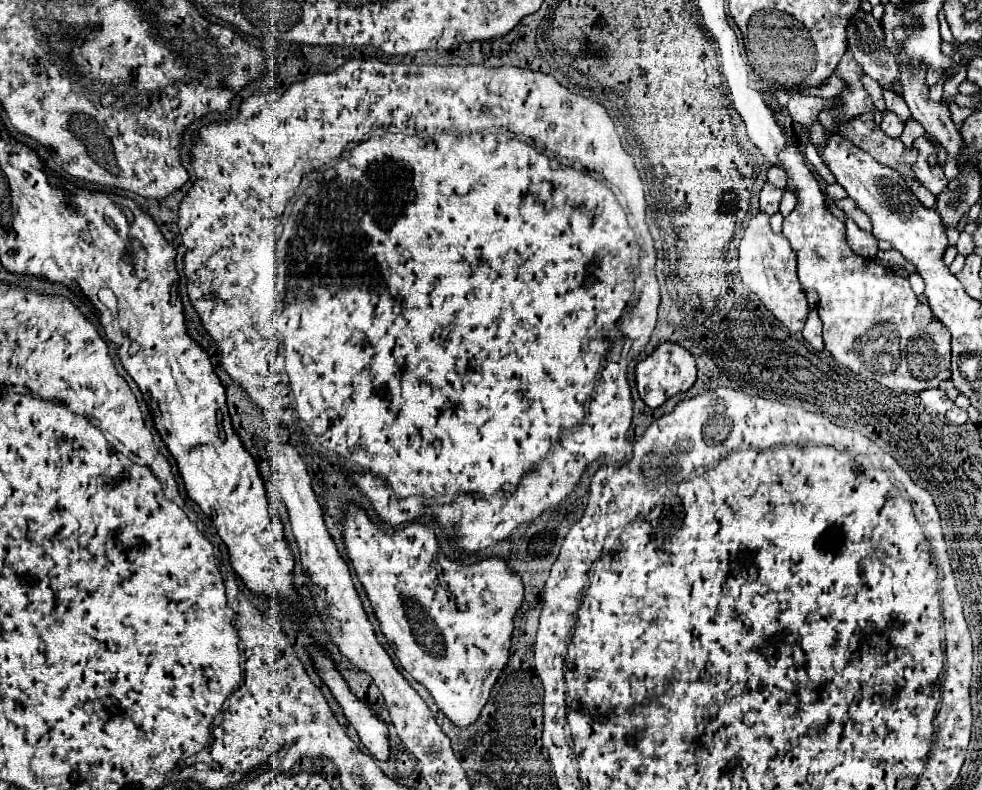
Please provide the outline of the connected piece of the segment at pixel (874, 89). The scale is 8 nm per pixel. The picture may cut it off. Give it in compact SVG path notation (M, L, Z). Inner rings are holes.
M863 74L861 77L862 83L869 93L875 107L879 112L883 113L886 110L886 105L882 95L882 89L880 85L874 79L871 79L868 75Z

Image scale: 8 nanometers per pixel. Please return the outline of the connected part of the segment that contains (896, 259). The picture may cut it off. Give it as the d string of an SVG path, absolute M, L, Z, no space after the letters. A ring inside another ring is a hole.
M891 249L889 251L881 251L879 250L875 260L877 263L882 265L885 268L895 268L895 267L904 267L909 271L909 273L916 273L915 267L907 262L904 257L899 253L899 251L895 249Z

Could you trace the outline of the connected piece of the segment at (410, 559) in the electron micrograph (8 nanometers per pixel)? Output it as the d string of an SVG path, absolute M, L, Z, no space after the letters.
M357 505L347 507L345 517L341 519L341 537L345 541L347 557L355 567L355 575L371 601L381 633L387 643L393 645L401 667L431 693L437 707L453 725L467 727L475 723L493 685L509 663L513 619L523 603L521 577L497 555L485 557L481 563L473 565L455 563L453 557L441 557L439 563L437 537L431 533L427 535L423 523L411 523L401 529L383 529Z

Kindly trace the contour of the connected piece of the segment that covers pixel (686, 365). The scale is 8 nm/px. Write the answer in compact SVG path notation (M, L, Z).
M671 341L661 343L651 355L647 355L635 367L637 391L639 391L641 399L645 401L645 405L653 407L653 409L659 407L659 405L663 405L671 395L689 391L693 387L693 383L695 383L695 375L697 375L695 357L687 349L683 349L681 345L671 343Z

